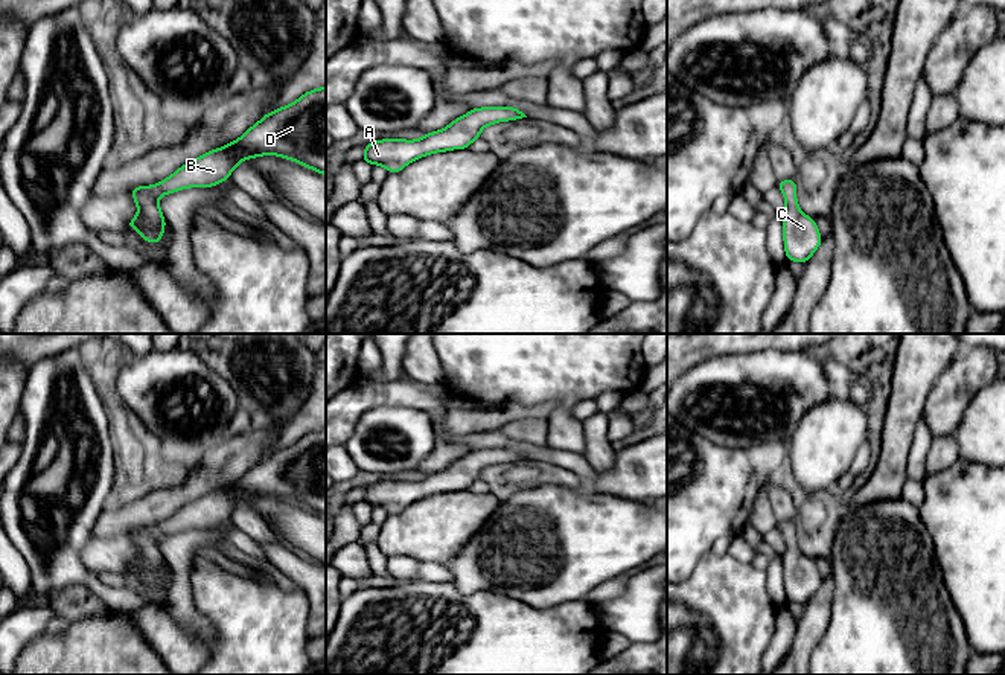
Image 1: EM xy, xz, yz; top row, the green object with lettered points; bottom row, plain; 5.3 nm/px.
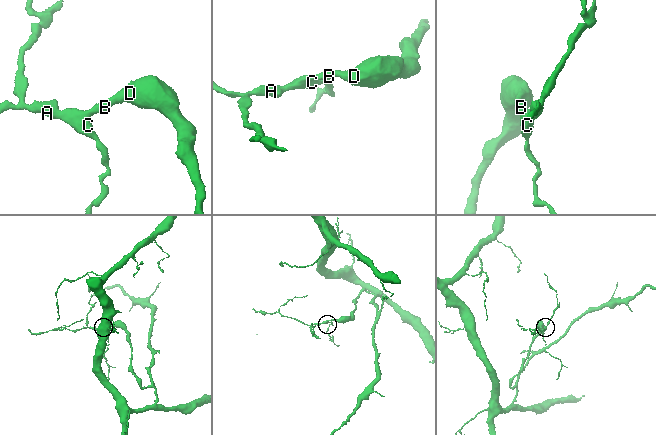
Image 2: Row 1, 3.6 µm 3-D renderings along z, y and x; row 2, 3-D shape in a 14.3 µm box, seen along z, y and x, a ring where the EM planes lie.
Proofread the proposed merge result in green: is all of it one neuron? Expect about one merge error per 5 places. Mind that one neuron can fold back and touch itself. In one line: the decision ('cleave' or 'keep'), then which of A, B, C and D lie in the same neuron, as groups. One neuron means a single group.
keep | A B C D

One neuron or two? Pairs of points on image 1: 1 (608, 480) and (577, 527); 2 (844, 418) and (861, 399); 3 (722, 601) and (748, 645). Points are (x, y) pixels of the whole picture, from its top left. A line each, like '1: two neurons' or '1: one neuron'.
1: two neurons
2: two neurons
3: one neuron

